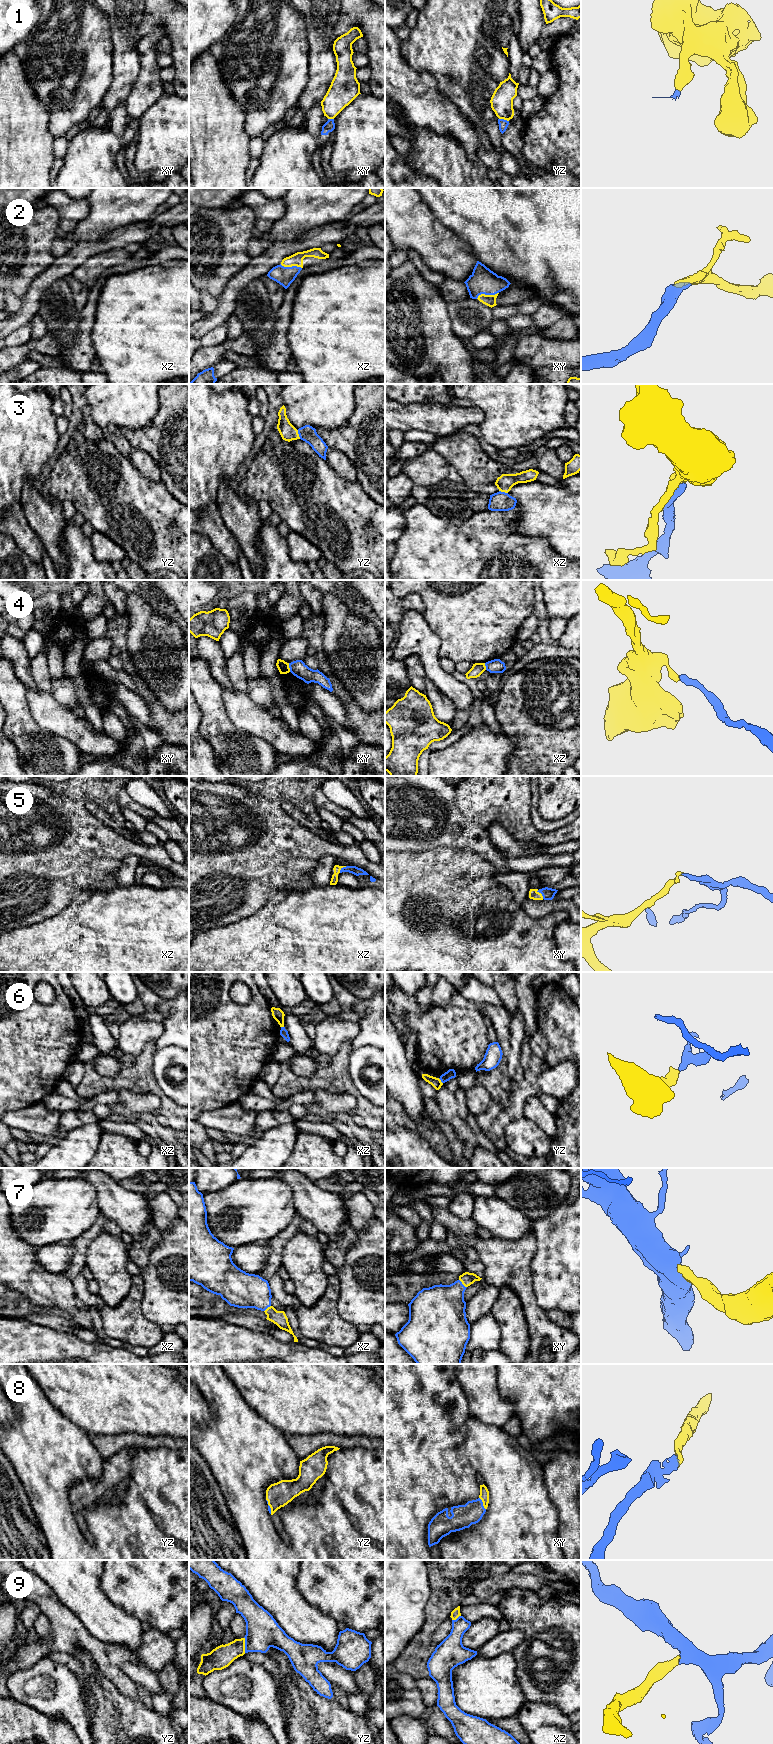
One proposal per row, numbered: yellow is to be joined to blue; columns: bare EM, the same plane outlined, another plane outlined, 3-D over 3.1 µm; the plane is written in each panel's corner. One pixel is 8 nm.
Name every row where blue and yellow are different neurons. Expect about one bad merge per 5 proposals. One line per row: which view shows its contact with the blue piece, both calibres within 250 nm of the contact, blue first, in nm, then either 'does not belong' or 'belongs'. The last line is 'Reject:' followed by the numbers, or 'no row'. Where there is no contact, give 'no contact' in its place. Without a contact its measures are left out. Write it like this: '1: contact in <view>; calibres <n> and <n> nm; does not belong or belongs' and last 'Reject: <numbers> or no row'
1: contact in yz; calibres 80 and 180 nm; does not belong
2: contact in xy; calibres 200 and 100 nm; belongs
3: contact in yz; calibres 140 and 140 nm; belongs
4: contact in xy; calibres 130 and 90 nm; does not belong
5: contact in xy; calibres 100 and 80 nm; belongs
6: contact in yz; calibres 70 and 80 nm; does not belong
7: contact in xy; calibres 360 and 100 nm; belongs
8: contact in xy; calibres 190 and 80 nm; belongs
9: contact in yz; calibres 280 and 180 nm; belongs
Reject: 1, 4, 6

